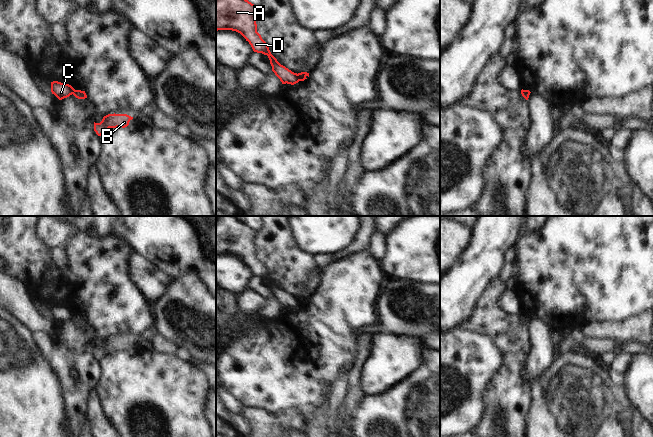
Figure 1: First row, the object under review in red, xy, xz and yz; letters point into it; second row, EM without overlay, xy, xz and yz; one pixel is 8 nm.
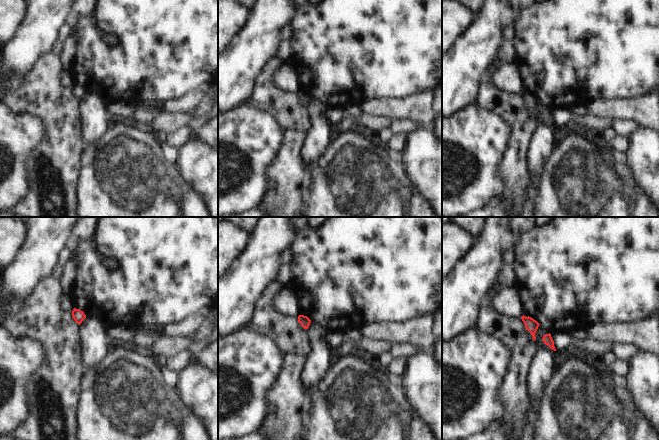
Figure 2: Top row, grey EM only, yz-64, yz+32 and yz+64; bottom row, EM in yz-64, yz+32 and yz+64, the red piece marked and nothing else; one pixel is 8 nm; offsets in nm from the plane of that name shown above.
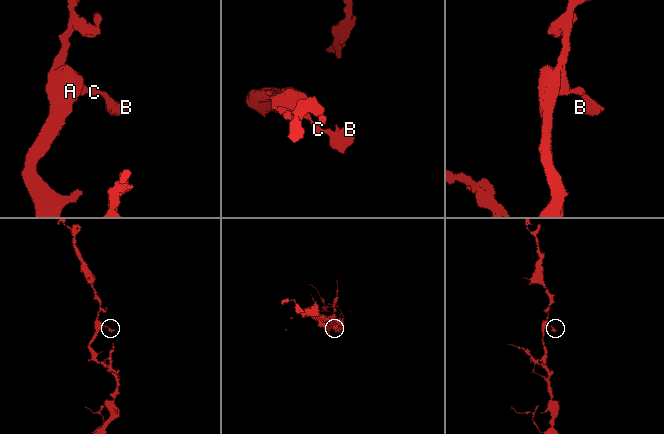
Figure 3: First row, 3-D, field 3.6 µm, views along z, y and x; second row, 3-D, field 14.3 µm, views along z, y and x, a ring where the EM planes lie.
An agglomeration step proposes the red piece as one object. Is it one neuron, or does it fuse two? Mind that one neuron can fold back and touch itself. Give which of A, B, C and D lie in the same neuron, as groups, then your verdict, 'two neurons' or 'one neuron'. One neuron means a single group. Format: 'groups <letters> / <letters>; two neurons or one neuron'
groups A C D / B; two neurons

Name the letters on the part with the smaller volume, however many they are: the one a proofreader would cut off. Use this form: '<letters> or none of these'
B

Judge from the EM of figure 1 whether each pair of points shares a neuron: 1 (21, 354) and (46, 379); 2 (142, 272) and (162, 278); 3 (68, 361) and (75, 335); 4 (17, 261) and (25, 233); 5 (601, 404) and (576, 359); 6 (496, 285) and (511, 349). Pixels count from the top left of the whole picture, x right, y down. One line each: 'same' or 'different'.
1: same
2: same
3: same
4: same
5: same
6: same

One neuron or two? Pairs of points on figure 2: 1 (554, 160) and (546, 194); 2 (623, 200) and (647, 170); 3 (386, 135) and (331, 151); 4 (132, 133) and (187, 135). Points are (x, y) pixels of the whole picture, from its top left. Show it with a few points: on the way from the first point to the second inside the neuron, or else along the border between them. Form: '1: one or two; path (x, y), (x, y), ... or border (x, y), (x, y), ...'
1: one; path (554, 168), (550, 176), (550, 186)
2: two; border (627, 162), (636, 188)
3: two; border (379, 135), (387, 143)
4: two; border (166, 142), (178, 149)

